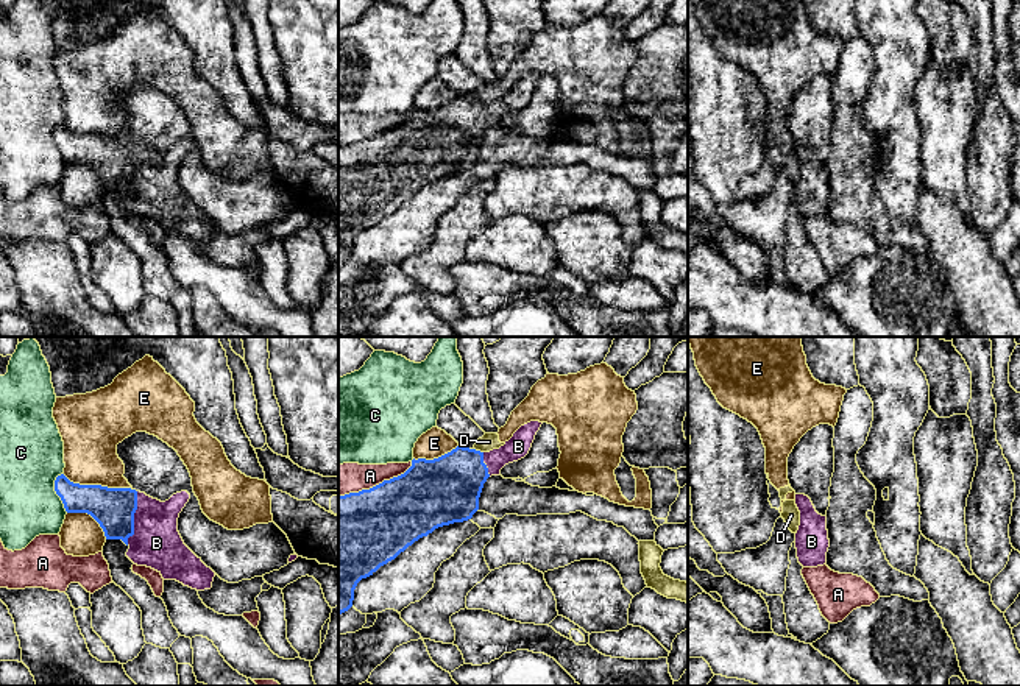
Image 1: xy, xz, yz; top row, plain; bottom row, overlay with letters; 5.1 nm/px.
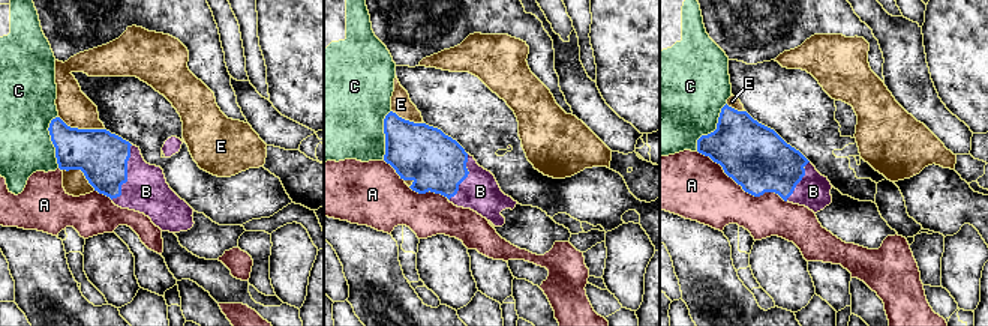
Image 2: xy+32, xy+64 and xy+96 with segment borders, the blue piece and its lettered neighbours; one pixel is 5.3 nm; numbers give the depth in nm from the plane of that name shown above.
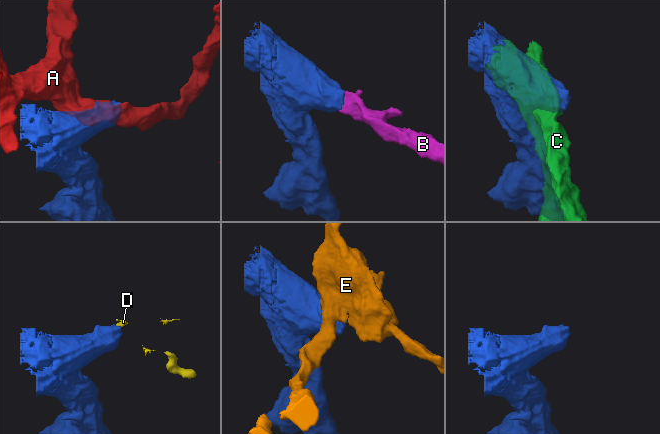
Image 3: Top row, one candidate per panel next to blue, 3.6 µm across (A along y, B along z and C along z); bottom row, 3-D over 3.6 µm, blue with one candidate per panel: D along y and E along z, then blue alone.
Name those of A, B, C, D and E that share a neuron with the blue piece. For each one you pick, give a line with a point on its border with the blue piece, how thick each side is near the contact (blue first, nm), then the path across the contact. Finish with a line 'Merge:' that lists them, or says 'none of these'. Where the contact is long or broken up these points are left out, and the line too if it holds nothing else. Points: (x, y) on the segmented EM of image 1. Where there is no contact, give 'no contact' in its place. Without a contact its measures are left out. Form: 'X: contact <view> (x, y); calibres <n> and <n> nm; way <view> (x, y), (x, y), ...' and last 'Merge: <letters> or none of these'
B: contact xy (133, 518); calibres 220 and 260 nm; way xy (113, 509), (133, 518), (156, 543)
Merge: B

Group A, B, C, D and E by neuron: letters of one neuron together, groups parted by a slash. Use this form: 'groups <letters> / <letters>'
groups A / B / C / D E

